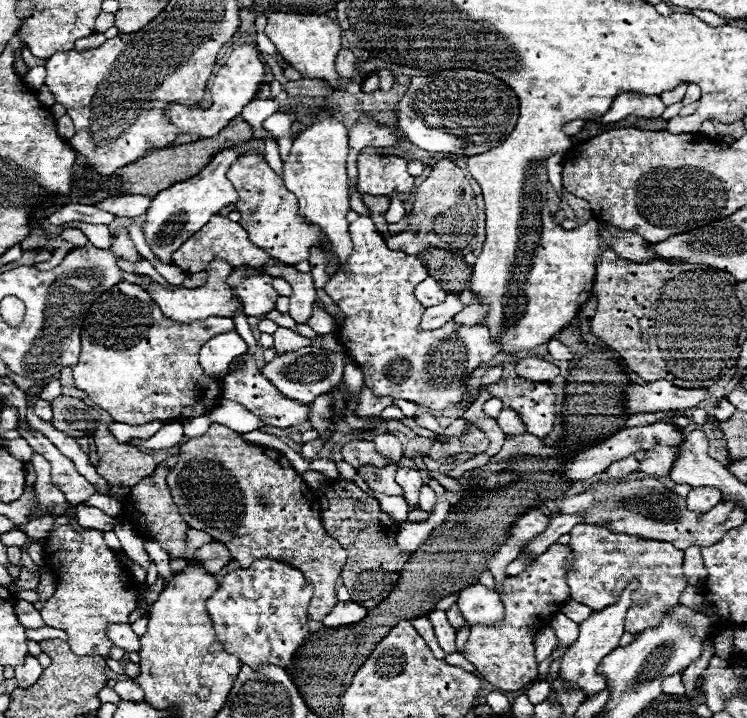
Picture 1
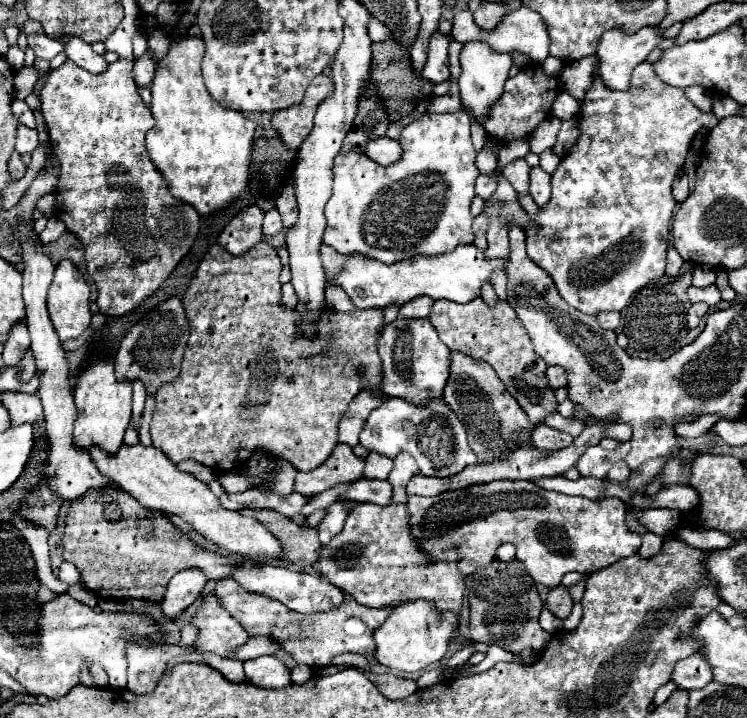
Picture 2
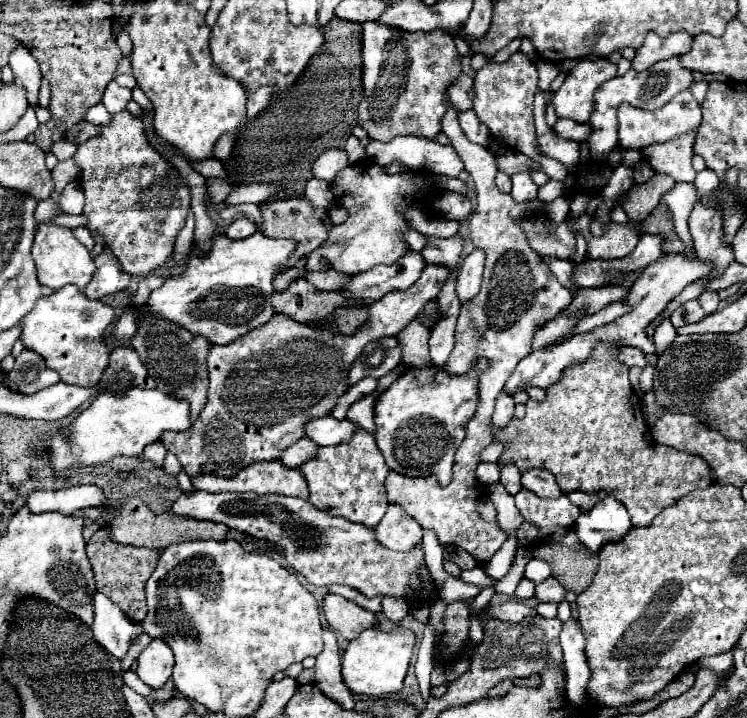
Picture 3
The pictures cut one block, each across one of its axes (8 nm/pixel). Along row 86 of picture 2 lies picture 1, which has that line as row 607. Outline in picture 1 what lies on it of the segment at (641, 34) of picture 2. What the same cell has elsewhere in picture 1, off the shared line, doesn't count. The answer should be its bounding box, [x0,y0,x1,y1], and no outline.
[560,580,636,700]

